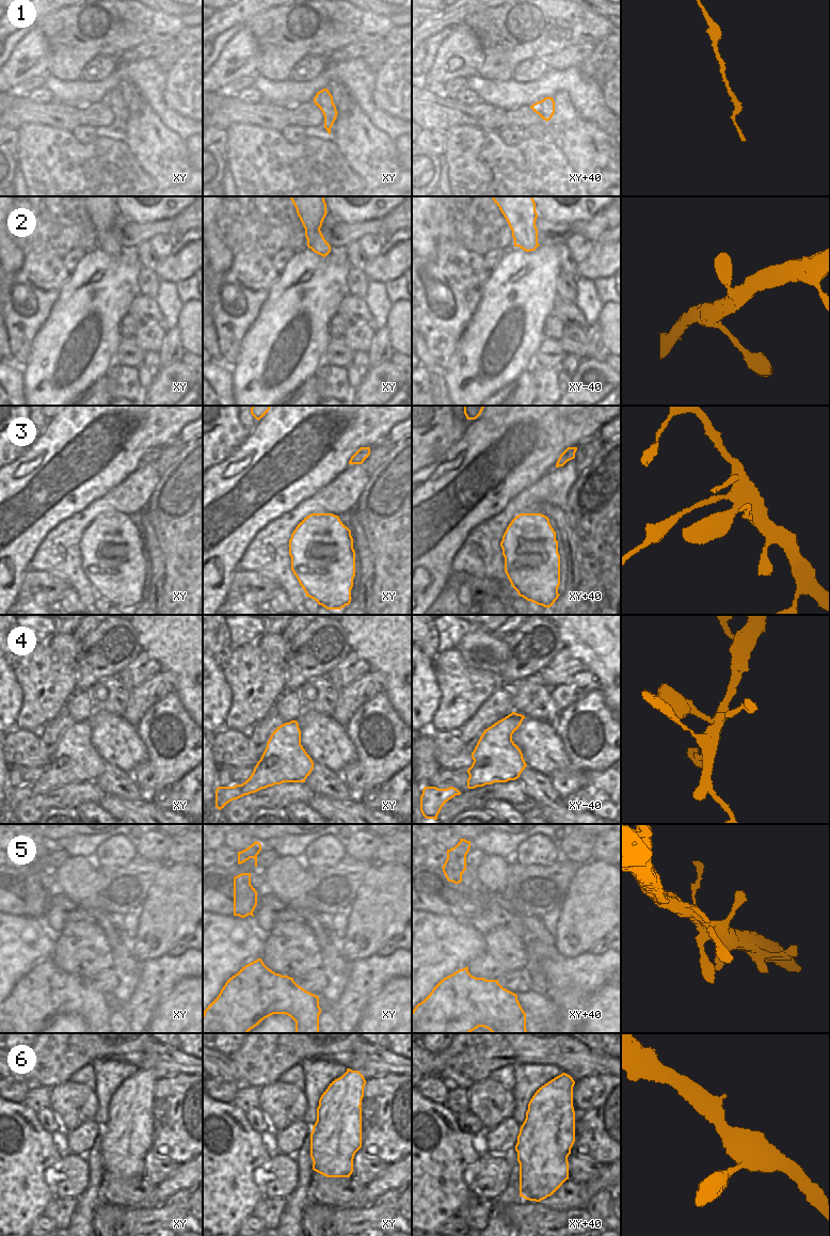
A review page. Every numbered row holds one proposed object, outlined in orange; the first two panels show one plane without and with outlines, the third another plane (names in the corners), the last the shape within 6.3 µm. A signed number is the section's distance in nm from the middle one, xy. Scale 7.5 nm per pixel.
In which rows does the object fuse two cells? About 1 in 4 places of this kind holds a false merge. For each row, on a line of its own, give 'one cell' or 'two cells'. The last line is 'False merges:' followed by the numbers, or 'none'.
1: one cell
2: one cell
3: two cells
4: one cell
5: one cell
6: one cell
False merges: 3

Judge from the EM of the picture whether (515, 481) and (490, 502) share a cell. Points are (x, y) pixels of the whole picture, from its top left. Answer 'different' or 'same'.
same

